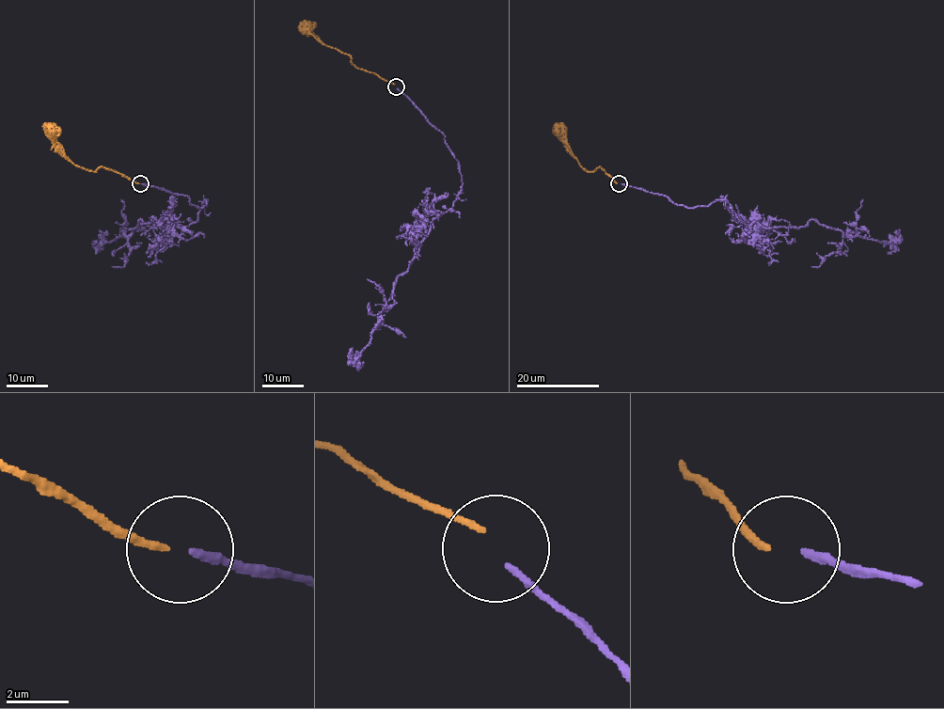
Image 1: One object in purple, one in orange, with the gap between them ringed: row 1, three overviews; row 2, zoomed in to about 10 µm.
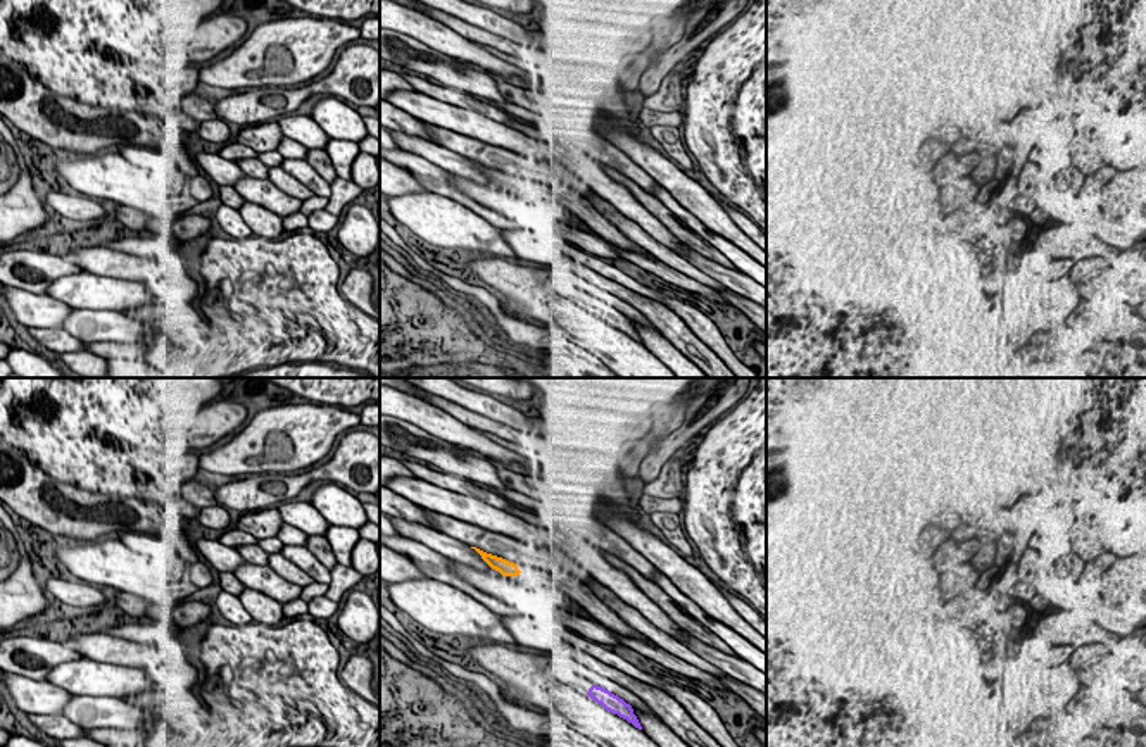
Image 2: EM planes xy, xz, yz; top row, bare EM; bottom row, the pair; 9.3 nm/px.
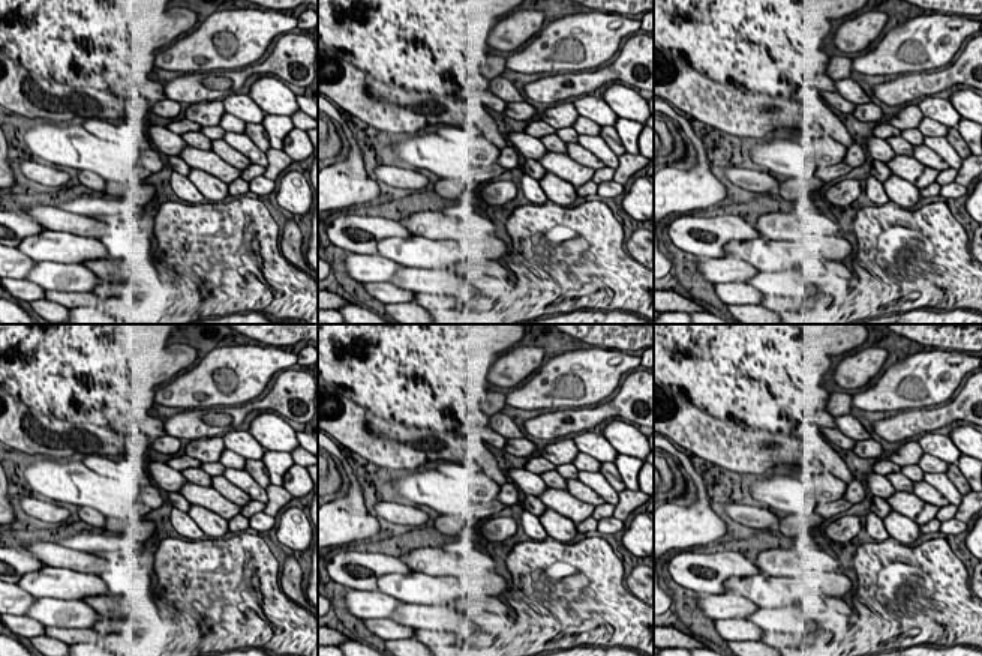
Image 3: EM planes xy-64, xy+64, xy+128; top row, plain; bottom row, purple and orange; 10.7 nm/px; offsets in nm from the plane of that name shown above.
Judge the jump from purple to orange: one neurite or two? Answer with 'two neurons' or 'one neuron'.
one neuron

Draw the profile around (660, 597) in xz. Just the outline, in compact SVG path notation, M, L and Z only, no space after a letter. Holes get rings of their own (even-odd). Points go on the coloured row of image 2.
M597 549L601 556L616 569L625 571L632 581L658 606L661 607L680 628L683 628L694 638L711 645L713 649L725 652L728 656L737 656L720 637L702 626L697 619L689 616L664 590L661 590L654 581L644 578L632 566L621 559Z

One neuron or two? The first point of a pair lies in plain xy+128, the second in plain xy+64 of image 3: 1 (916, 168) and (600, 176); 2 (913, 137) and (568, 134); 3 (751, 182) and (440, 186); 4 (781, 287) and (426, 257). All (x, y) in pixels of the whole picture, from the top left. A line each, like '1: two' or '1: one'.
1: two
2: one
3: two
4: two

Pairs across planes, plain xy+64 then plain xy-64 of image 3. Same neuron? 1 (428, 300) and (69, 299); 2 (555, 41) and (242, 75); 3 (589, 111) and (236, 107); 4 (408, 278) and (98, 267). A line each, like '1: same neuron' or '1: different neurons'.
1: same neuron
2: different neurons
3: same neuron
4: different neurons

